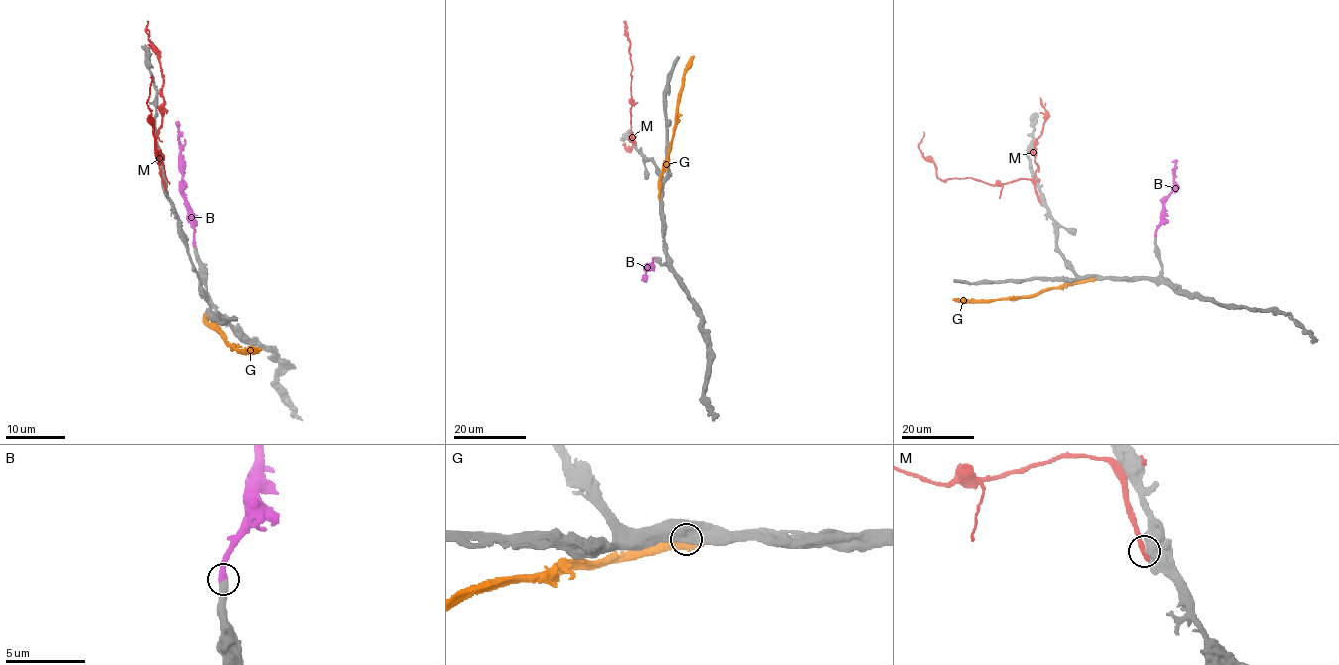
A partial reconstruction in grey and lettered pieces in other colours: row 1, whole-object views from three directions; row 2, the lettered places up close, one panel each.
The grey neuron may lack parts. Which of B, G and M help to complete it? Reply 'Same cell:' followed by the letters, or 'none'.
Same cell: B

